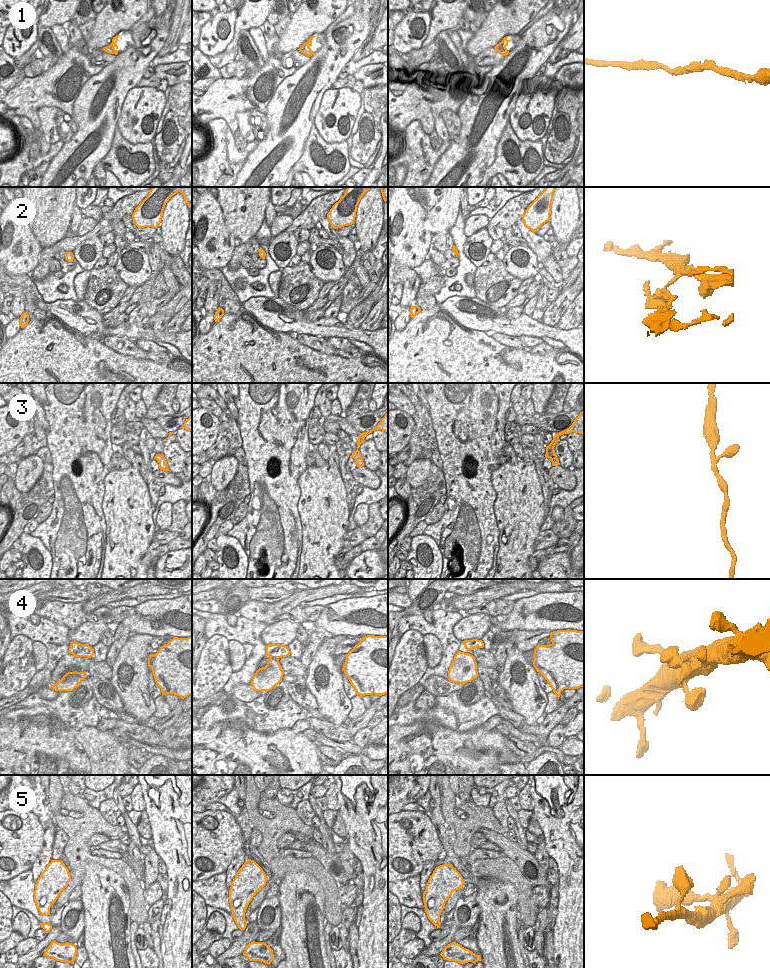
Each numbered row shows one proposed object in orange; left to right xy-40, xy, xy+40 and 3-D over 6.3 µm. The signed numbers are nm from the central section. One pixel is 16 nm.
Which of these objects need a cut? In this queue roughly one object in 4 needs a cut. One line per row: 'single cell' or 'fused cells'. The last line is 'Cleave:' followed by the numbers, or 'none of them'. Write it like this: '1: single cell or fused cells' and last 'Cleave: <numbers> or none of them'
1: single cell
2: fused cells
3: single cell
4: single cell
5: single cell
Cleave: 2

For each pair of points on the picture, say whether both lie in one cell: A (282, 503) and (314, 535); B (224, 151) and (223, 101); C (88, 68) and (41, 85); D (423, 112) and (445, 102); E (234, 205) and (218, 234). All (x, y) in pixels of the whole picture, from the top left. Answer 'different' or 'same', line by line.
A: different
B: different
C: same
D: same
E: different

